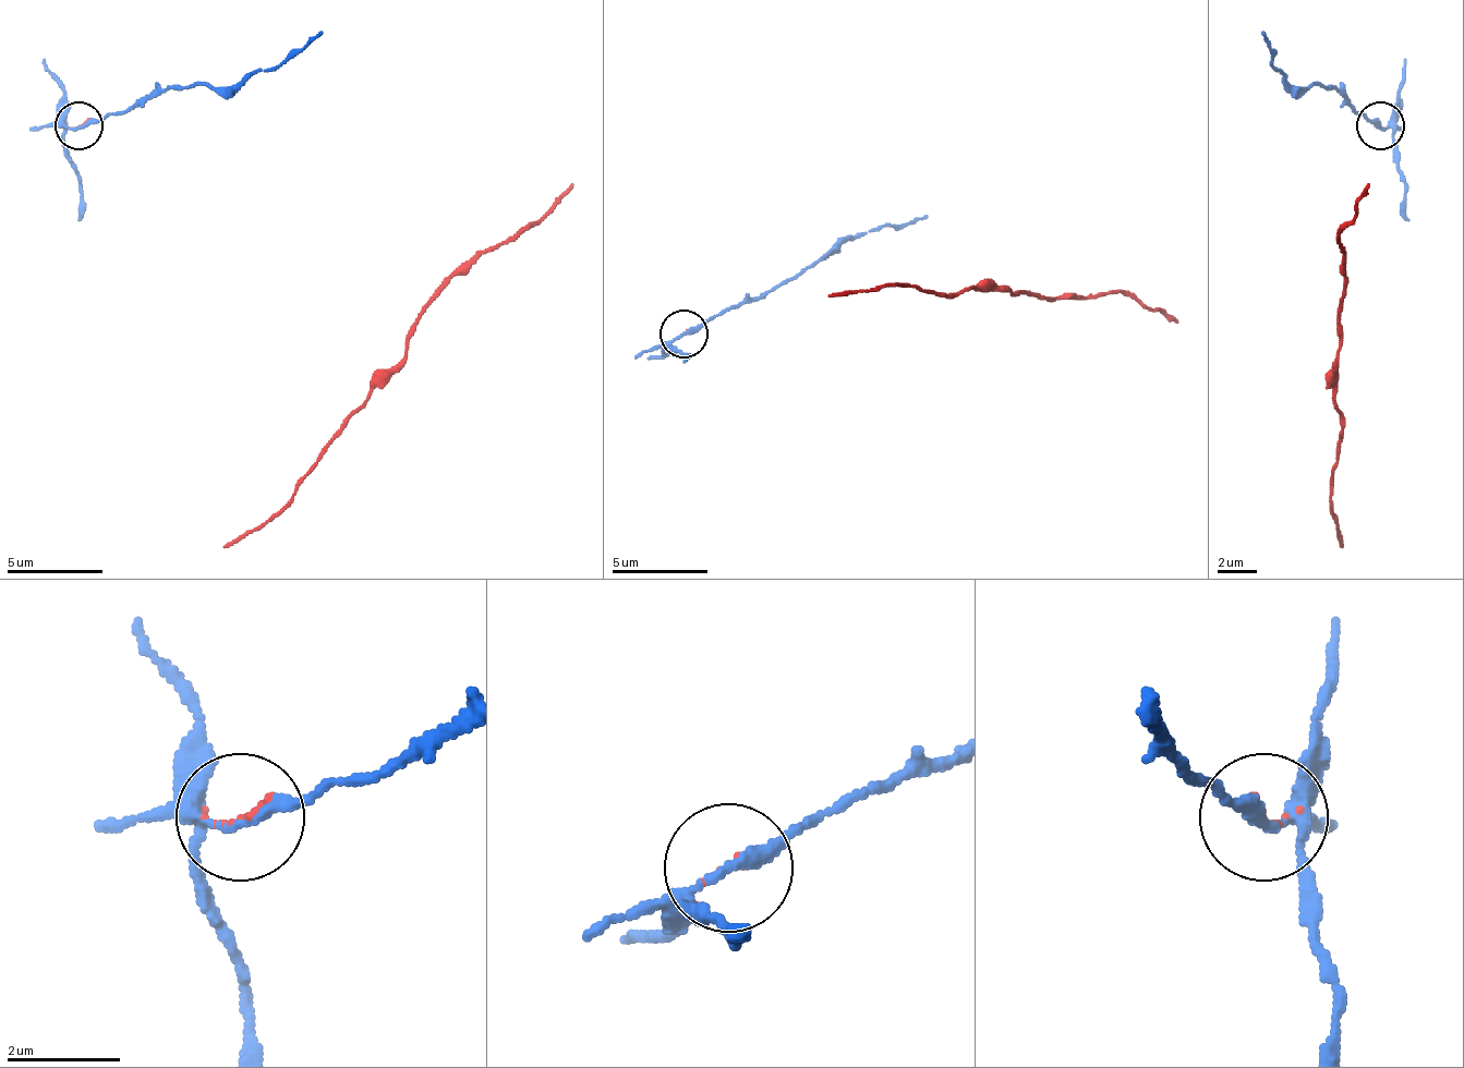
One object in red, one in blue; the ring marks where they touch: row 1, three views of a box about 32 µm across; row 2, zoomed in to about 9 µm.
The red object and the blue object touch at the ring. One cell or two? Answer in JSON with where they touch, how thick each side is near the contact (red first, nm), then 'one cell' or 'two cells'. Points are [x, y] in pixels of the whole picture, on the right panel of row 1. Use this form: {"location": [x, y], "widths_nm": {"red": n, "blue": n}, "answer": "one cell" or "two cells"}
{"location": [1380, 125], "widths_nm": {"red": 120, "blue": 150}, "answer": "two cells"}

